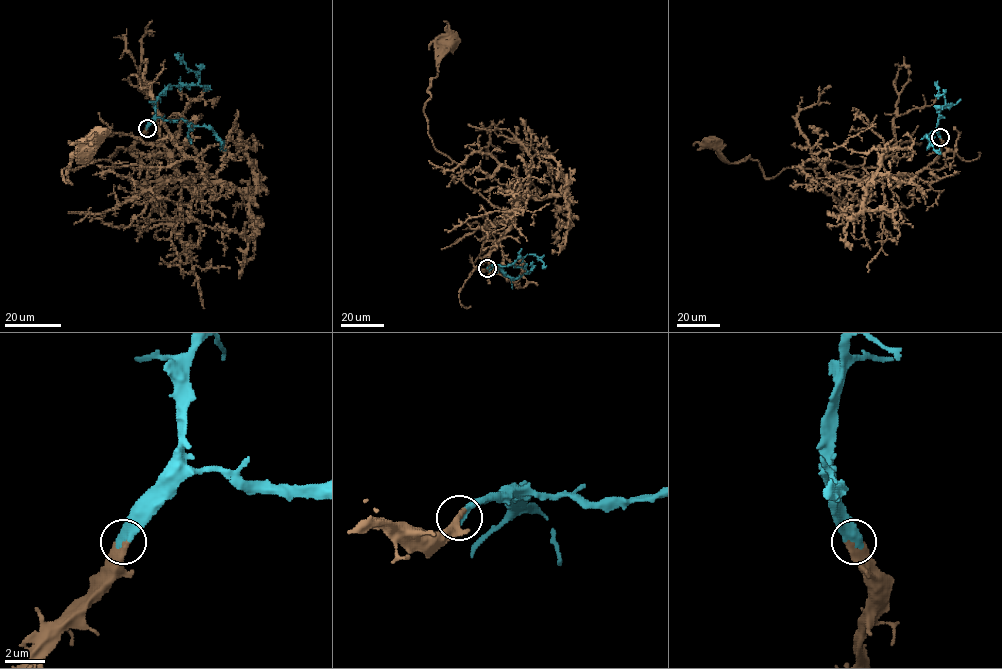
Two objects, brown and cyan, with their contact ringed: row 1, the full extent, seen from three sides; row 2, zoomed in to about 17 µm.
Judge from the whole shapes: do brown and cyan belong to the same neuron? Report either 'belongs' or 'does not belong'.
belongs

